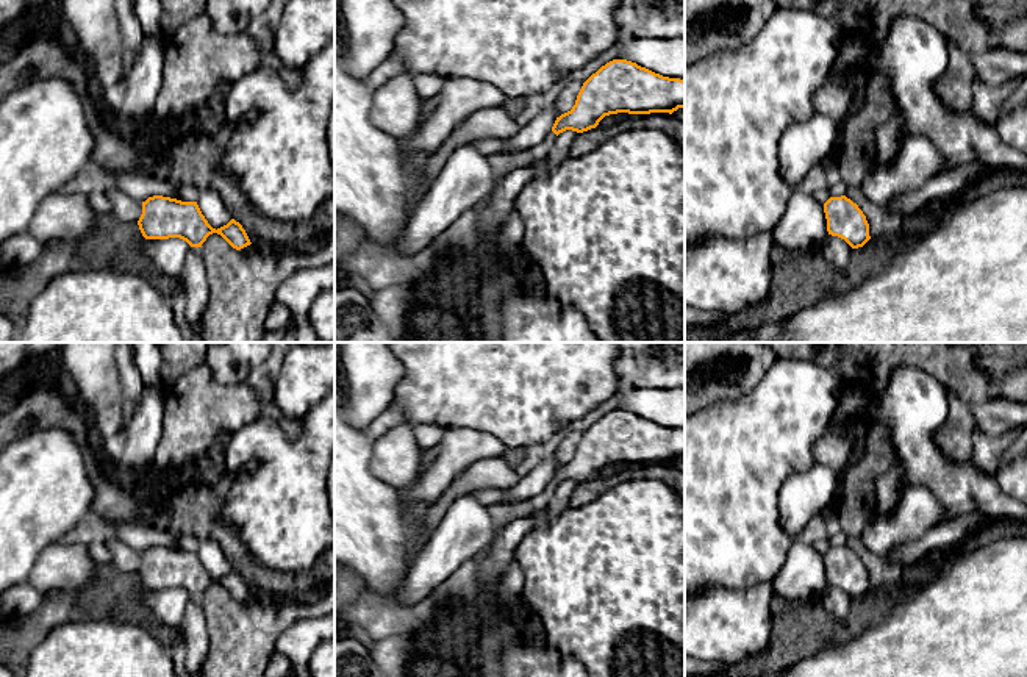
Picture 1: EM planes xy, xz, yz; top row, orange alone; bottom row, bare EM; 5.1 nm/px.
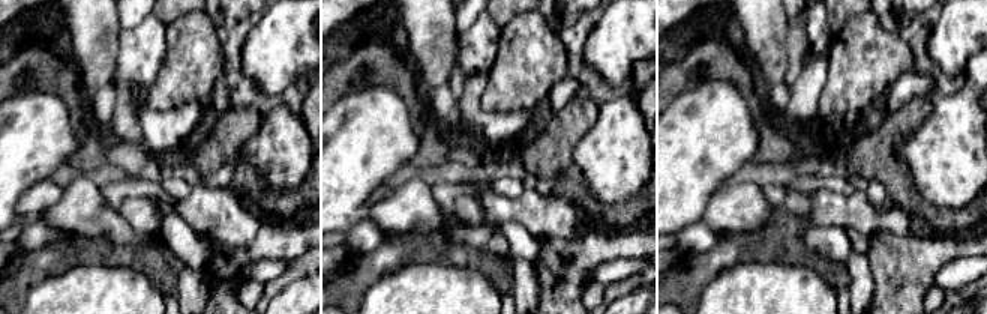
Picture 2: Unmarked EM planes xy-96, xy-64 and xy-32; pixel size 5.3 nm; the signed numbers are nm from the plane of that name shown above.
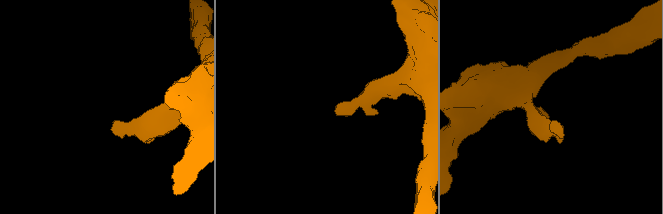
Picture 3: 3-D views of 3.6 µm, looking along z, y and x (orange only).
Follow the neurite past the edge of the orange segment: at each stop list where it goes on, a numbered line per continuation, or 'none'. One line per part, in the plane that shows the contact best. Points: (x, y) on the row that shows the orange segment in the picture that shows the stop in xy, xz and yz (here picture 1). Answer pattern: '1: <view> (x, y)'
none

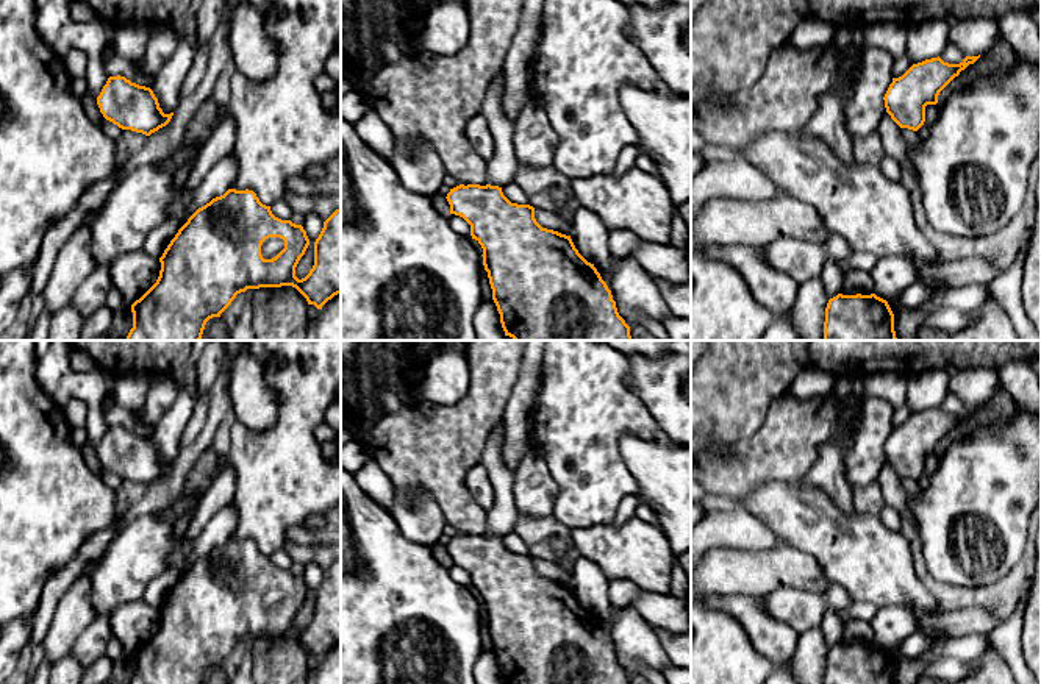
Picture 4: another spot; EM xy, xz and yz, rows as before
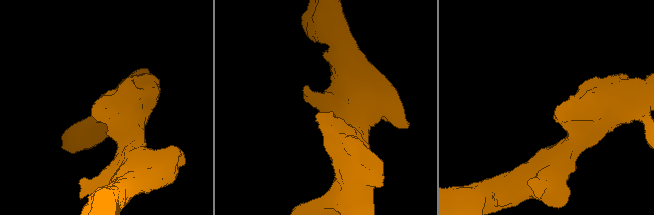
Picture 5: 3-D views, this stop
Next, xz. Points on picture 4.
1: xz (435, 103)

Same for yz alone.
1: yz (865, 106)

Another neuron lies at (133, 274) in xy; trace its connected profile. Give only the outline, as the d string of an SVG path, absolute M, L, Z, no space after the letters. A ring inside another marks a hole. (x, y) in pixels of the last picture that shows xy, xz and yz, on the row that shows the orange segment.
M142 250L117 256L106 265L113 286L117 287L127 305L139 300L158 280L161 262Z

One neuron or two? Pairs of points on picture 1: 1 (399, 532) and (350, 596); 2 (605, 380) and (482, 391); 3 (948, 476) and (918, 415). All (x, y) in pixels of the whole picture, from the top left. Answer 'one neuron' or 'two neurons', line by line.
1: two neurons
2: one neuron
3: one neuron

